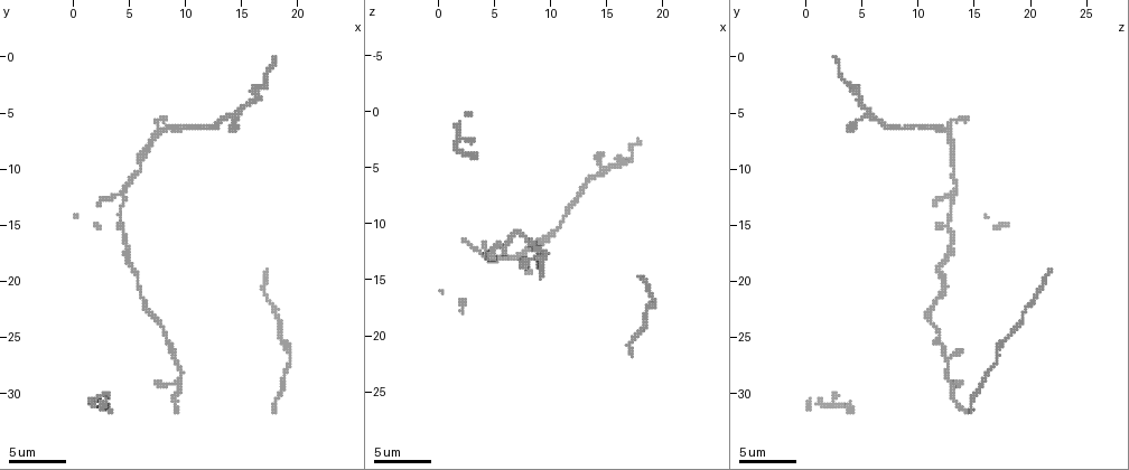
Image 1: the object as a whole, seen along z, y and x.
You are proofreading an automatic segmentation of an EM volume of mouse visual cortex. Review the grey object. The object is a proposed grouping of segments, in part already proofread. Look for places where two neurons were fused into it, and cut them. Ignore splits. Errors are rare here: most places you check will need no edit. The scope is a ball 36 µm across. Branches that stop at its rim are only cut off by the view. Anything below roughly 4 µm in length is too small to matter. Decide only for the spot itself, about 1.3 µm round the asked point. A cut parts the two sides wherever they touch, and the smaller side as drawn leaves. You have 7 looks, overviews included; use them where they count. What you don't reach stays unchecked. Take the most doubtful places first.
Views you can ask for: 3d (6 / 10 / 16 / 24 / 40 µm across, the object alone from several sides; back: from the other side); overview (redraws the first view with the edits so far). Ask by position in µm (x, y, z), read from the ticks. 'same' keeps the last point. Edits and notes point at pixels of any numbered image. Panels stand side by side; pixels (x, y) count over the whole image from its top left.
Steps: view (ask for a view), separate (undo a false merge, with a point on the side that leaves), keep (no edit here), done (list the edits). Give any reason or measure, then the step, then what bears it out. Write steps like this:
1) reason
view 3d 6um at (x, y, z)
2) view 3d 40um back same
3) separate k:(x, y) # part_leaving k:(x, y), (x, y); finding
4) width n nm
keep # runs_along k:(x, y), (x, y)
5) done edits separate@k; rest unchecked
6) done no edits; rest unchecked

sudden change in width
view 3d 10um at (10.6, 6.2, 10.6)

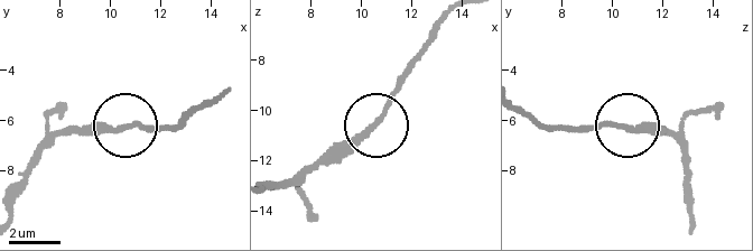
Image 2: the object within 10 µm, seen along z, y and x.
view 3d 10um back at (10.3, 6.4, 10.6)

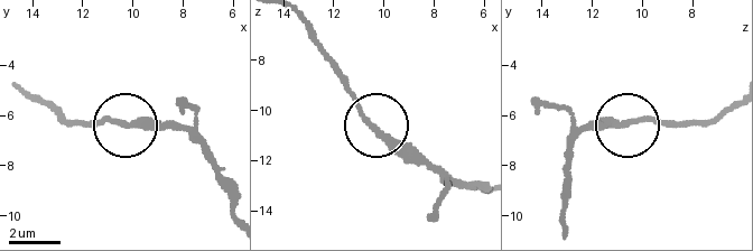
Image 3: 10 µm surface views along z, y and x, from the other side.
width 230 nm
keep # runs_along 3:(232, 208), (213, 164), (175, 129), (109, 119), (74, 126); continuous, no second neuron

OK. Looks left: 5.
sudden change in width
view 3d 16um at (8.4, 25.4, 12.0)

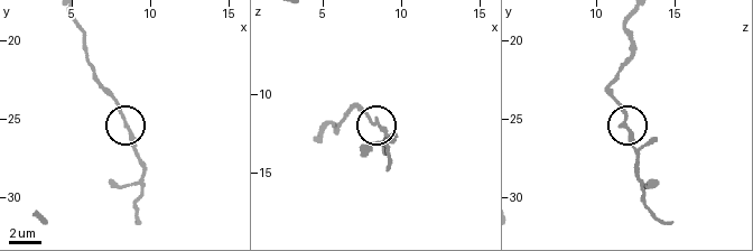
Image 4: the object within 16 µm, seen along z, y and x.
view 3d 6um at (8.4, 25.2, 12.0)

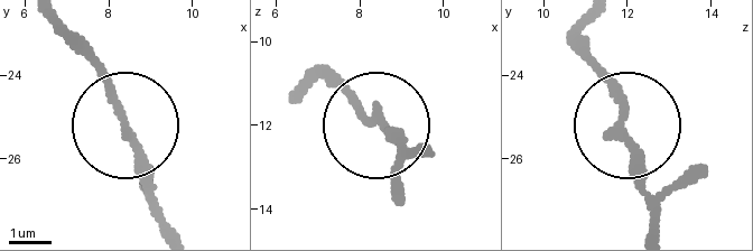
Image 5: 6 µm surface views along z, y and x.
keep # runs_along 5:(57, 24), (114, 99), (165, 228); one neuron here

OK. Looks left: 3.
sudden change in width
view 3d 10um at (4.6, 13.0, 13.2)

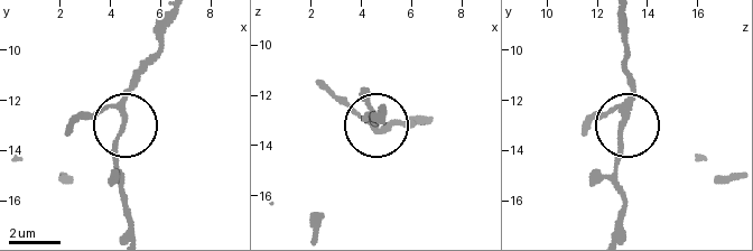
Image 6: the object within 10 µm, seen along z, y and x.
arms 3
keep # one neuron here

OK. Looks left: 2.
view 3d 6um at (6.0, 21.0, 12.2)

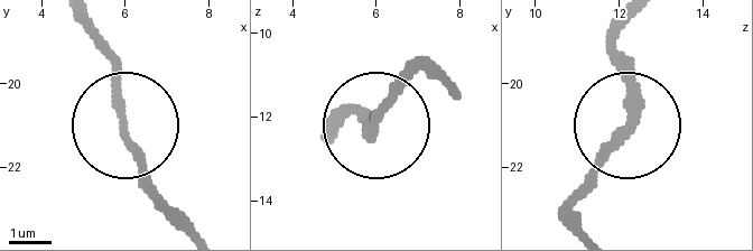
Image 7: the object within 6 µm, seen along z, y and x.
from behind
view 3d 6um back at (5.95, 20.95, 12.30)

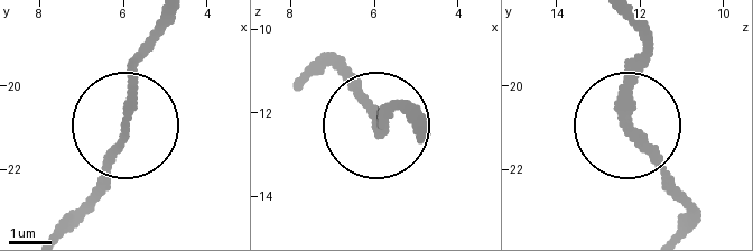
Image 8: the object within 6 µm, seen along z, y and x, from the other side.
keep # runs_along 8:(373, 112), (373, 122), (345, 58); all the same neuron

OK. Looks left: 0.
done no edits; rest unchecked

